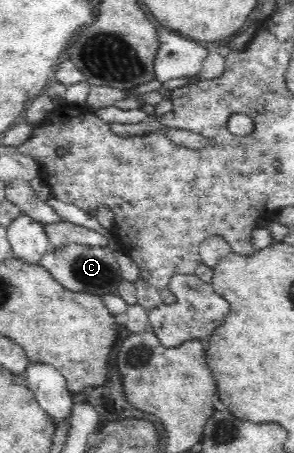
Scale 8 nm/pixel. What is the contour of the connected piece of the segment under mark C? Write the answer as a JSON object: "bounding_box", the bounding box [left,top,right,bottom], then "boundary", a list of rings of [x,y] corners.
{"bounding_box":[38,241,124,296],"boundary":[[[67,241],[58,248],[51,247],[38,262],[47,268],[52,276],[64,288],[76,292],[92,292],[98,296],[112,293],[118,294],[118,286],[124,280],[120,275],[120,267],[114,258],[114,251],[108,246],[78,244],[77,241]]]}

